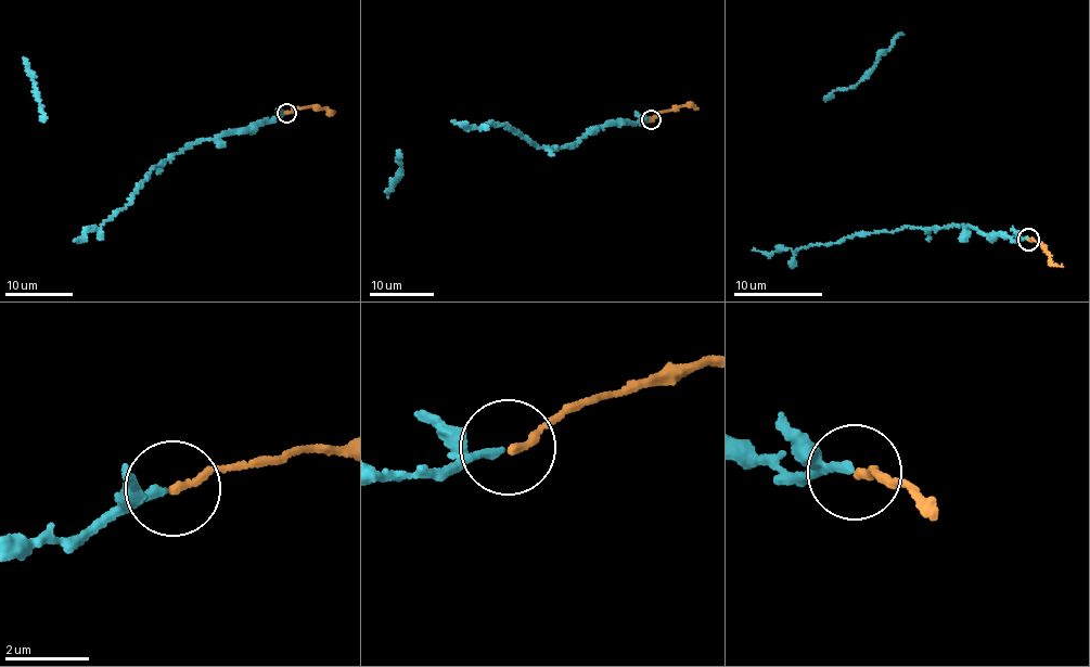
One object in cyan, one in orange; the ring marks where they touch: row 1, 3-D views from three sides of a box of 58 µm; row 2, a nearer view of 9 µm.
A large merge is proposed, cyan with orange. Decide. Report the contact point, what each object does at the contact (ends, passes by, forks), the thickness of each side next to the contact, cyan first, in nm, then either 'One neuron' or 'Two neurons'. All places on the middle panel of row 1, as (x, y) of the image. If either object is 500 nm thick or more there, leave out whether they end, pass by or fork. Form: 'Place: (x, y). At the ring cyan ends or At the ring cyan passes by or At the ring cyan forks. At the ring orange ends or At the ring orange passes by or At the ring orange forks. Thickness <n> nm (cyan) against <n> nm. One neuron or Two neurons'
Place: (651, 119). At the ring cyan ends. At the ring orange ends. Thickness 190 nm (cyan) against 180 nm. One neuron

